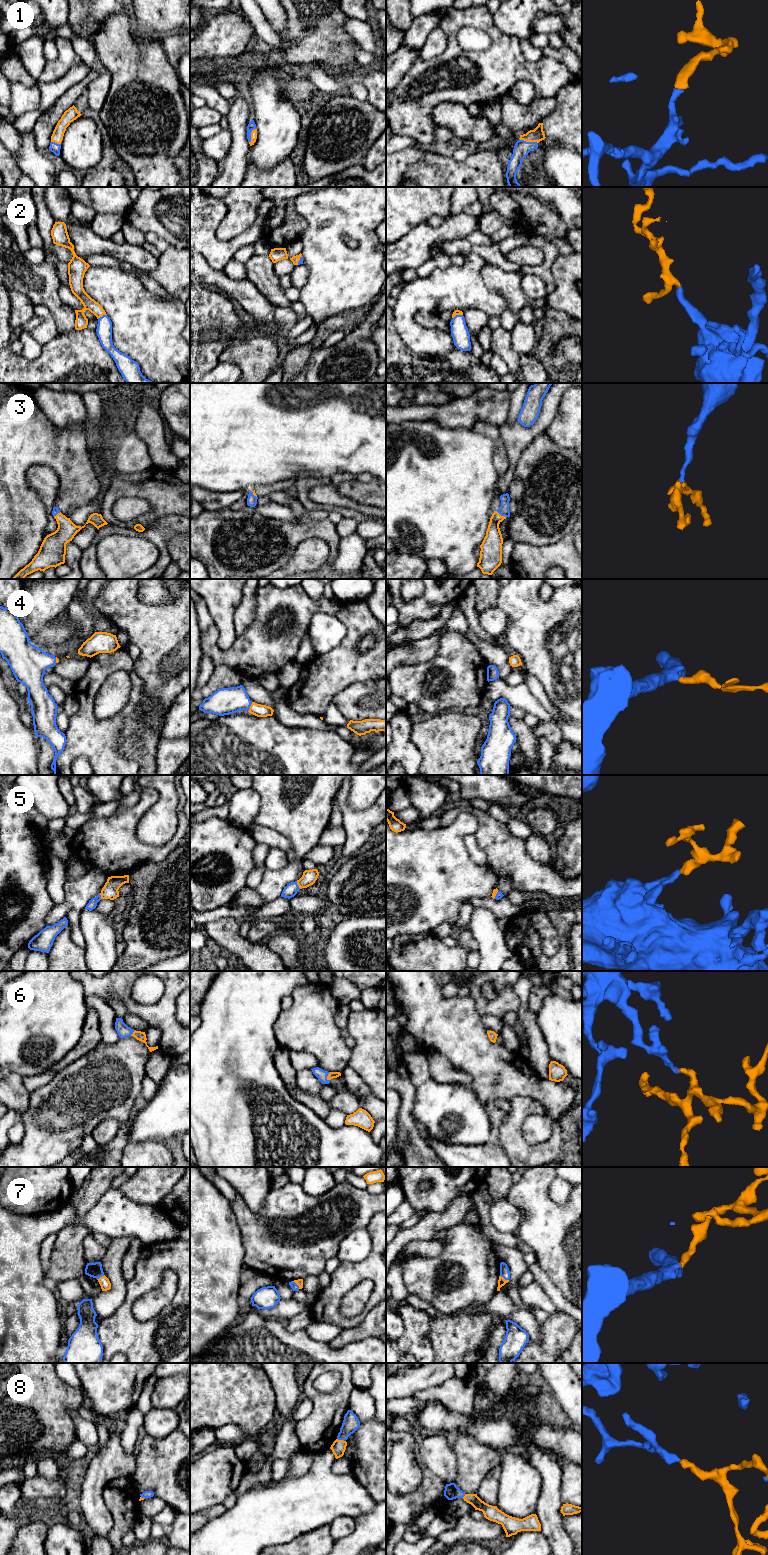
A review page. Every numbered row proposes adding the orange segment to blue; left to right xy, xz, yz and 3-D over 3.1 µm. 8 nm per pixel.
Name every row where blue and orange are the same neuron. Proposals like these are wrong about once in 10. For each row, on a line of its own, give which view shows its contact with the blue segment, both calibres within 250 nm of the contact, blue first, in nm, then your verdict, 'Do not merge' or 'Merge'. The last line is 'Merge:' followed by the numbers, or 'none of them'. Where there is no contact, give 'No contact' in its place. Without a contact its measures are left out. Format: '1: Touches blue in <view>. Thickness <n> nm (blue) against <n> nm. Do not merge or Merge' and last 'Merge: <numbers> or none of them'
1: Touches blue in yz. Thickness 130 nm (blue) against 110 nm. Merge
2: Touches blue in xy. Thickness 130 nm (blue) against 110 nm. Merge
3: Touches blue in yz. Thickness 80 nm (blue) against 160 nm. Merge
4: Touches blue in xz. Thickness 220 nm (blue) against 100 nm. Merge
5: Touches blue in xz. Thickness 100 nm (blue) against 120 nm. Merge
6: Touches blue in xz. Thickness 80 nm (blue) against 60 nm. Merge
7: Touches blue in xz. Thickness 60 nm (blue) against 60 nm. Merge
8: Touches blue in xz. Thickness 140 nm (blue) against 120 nm. Merge
Merge: 1, 2, 3, 4, 5, 6, 7, 8

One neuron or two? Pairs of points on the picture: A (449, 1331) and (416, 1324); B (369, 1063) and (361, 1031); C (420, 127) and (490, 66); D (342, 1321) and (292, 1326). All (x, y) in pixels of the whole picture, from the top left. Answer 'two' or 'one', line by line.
A: two
B: one
C: one
D: two

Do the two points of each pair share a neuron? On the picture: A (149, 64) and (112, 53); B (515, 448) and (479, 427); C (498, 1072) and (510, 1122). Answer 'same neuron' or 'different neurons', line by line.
A: same neuron
B: different neurons
C: different neurons

